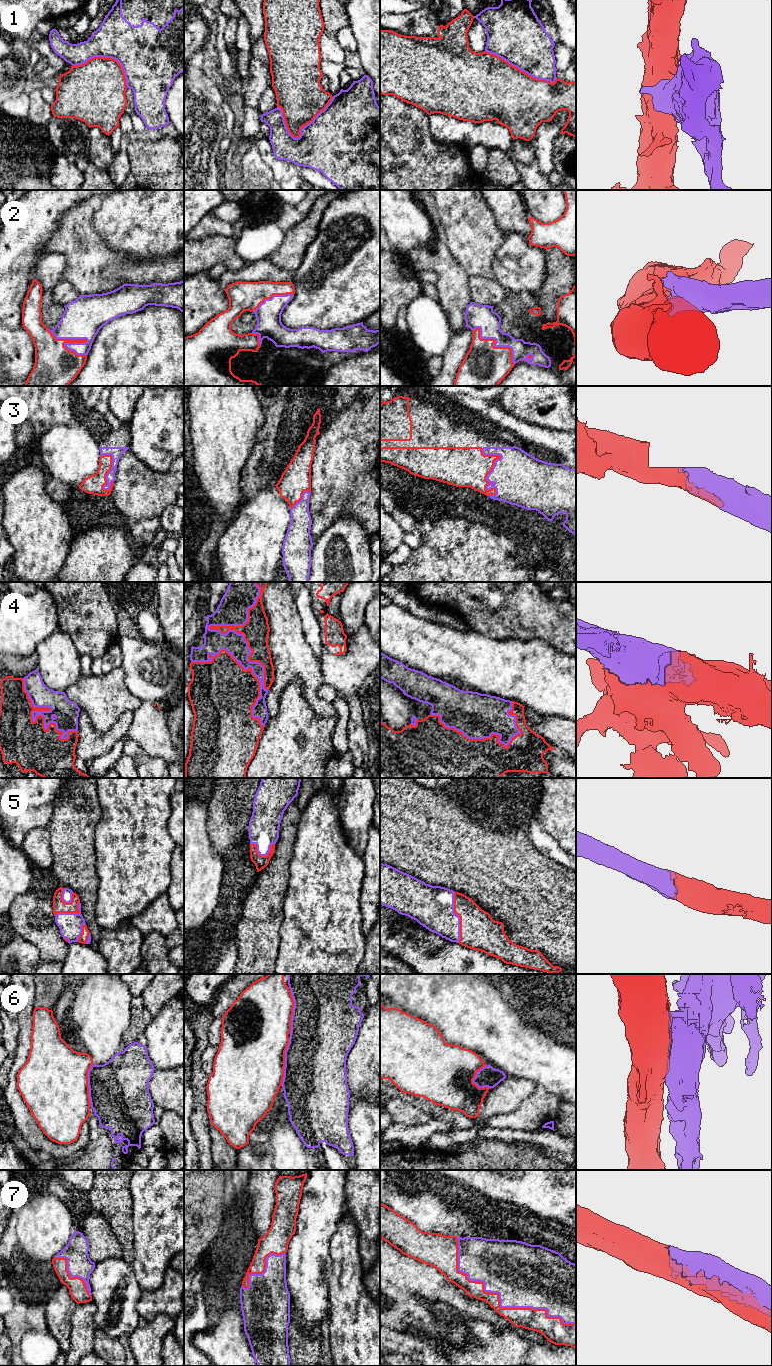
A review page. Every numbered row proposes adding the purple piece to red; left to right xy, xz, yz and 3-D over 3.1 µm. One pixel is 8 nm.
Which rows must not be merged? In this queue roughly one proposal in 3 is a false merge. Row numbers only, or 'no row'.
1, 6

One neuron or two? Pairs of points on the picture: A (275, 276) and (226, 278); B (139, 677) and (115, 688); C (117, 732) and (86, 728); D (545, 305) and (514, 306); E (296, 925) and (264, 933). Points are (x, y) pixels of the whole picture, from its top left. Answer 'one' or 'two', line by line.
A: one
B: two
C: one
D: one
E: two

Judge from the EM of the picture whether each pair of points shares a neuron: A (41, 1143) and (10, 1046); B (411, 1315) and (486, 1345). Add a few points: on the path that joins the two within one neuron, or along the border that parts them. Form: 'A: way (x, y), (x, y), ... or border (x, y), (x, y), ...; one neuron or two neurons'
A: border (19, 1031), (16, 1050), (12, 1055); two neurons
B: border (484, 1322), (468, 1320), (464, 1345), (442, 1337); two neurons

